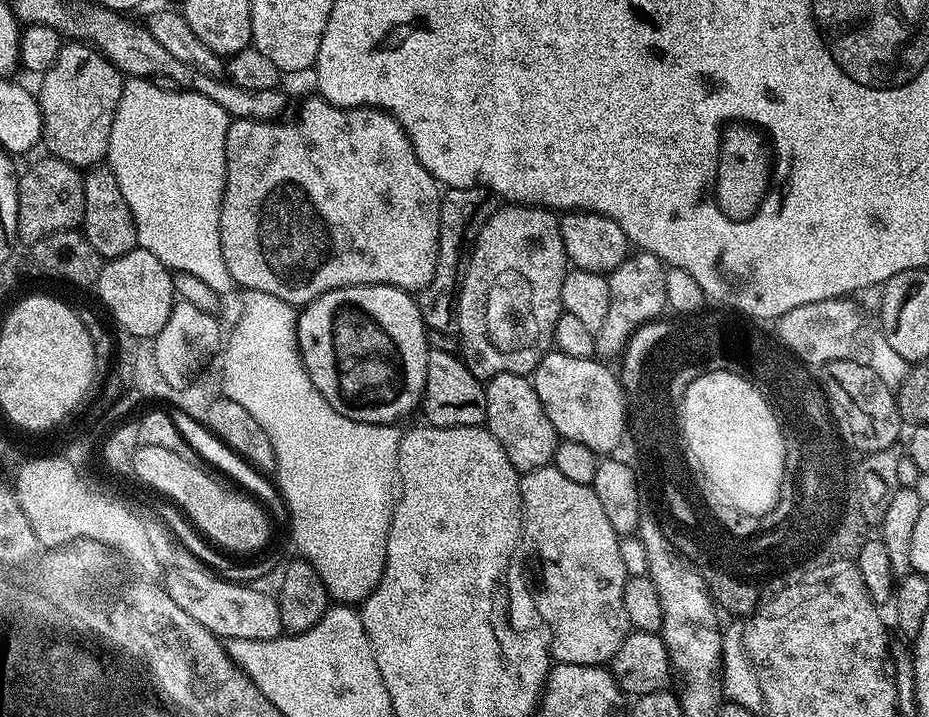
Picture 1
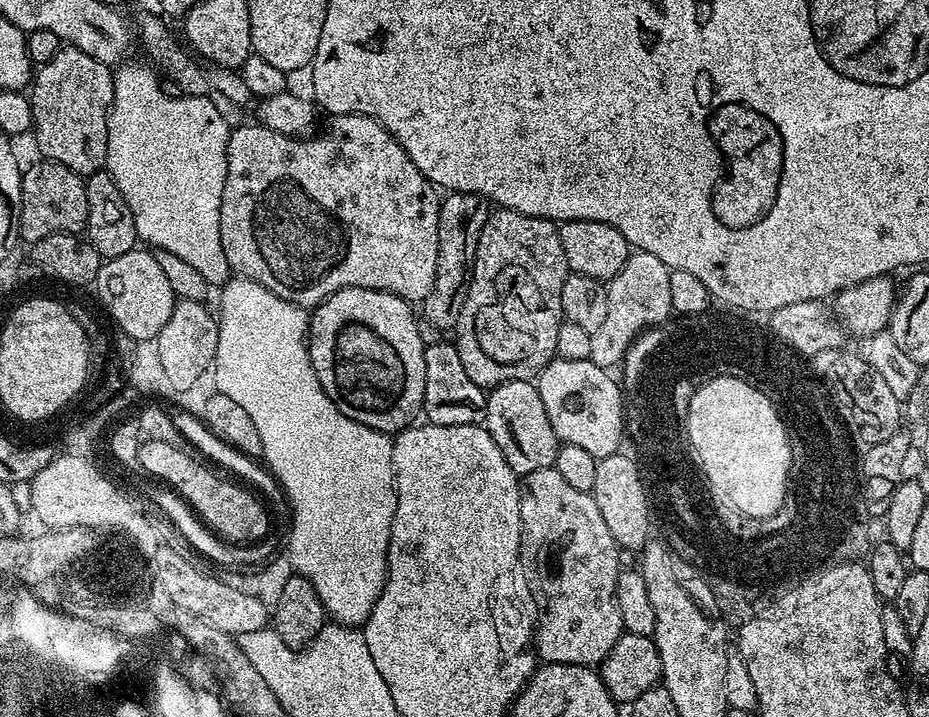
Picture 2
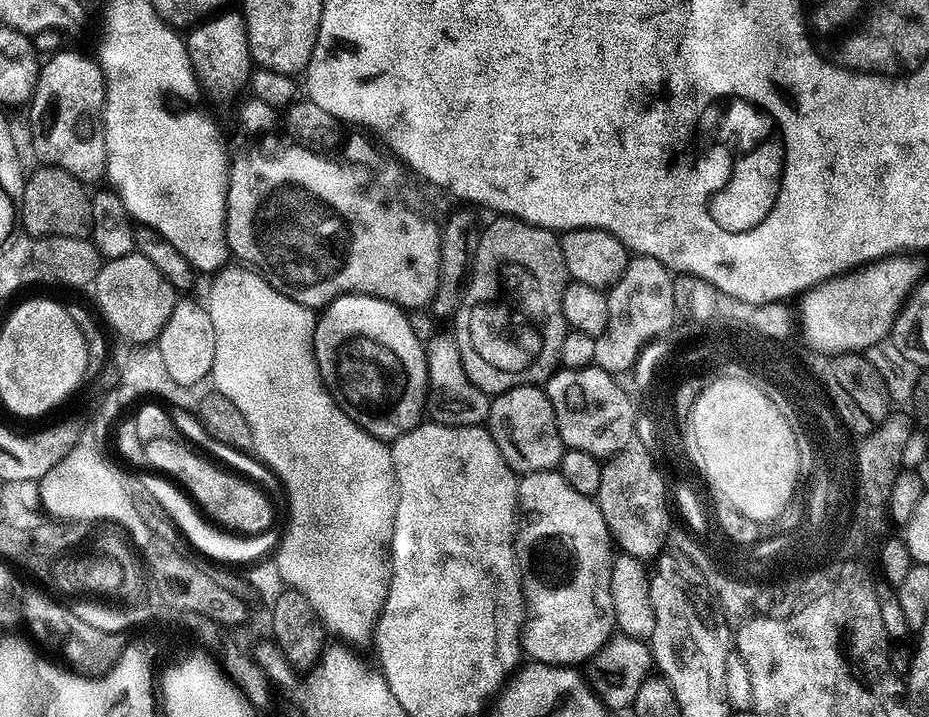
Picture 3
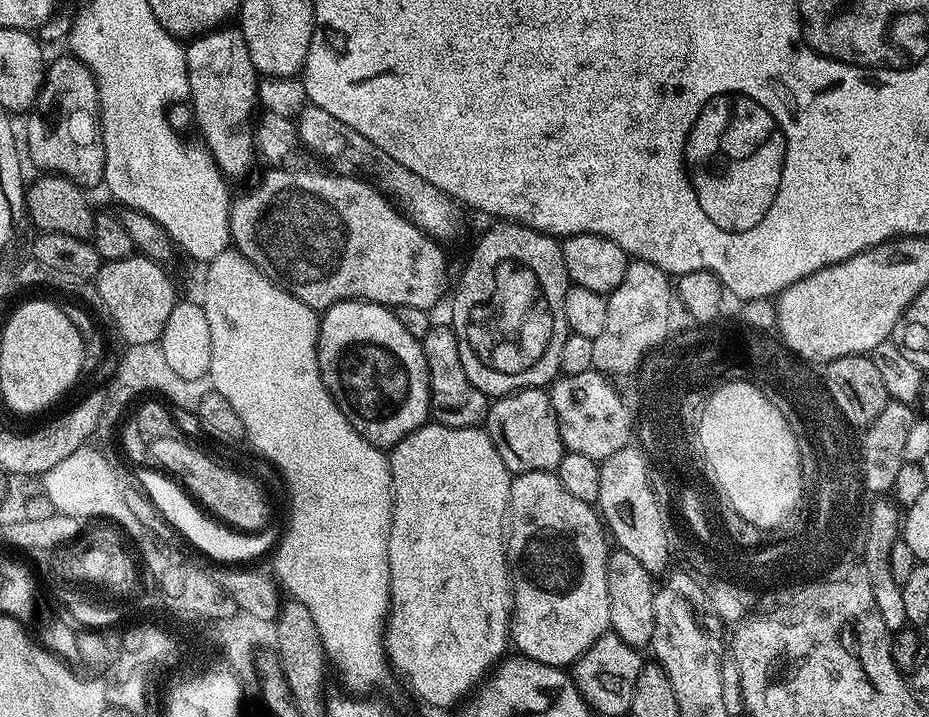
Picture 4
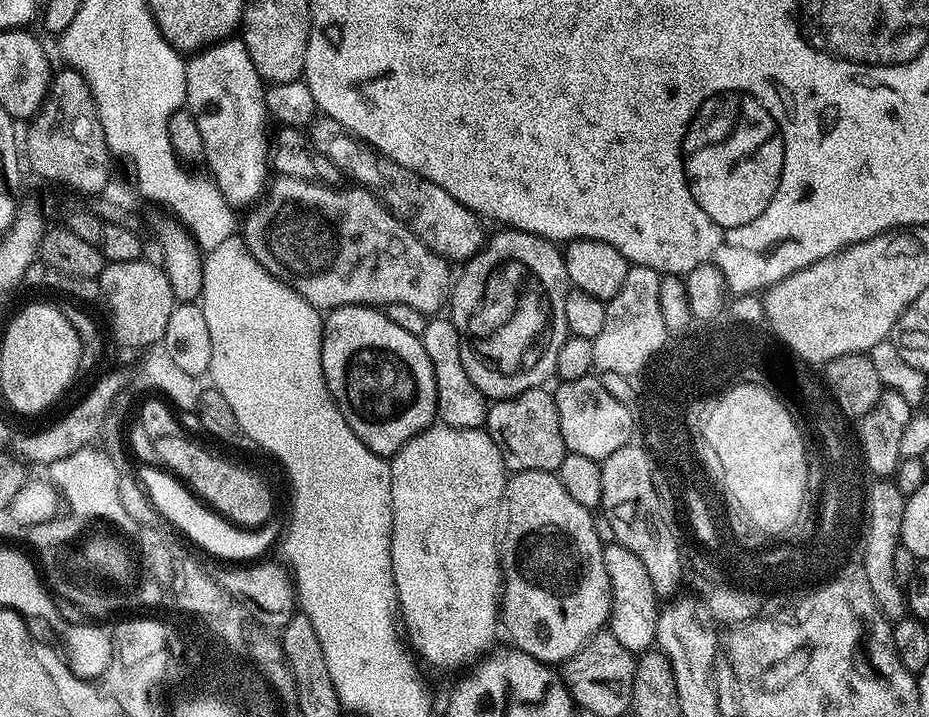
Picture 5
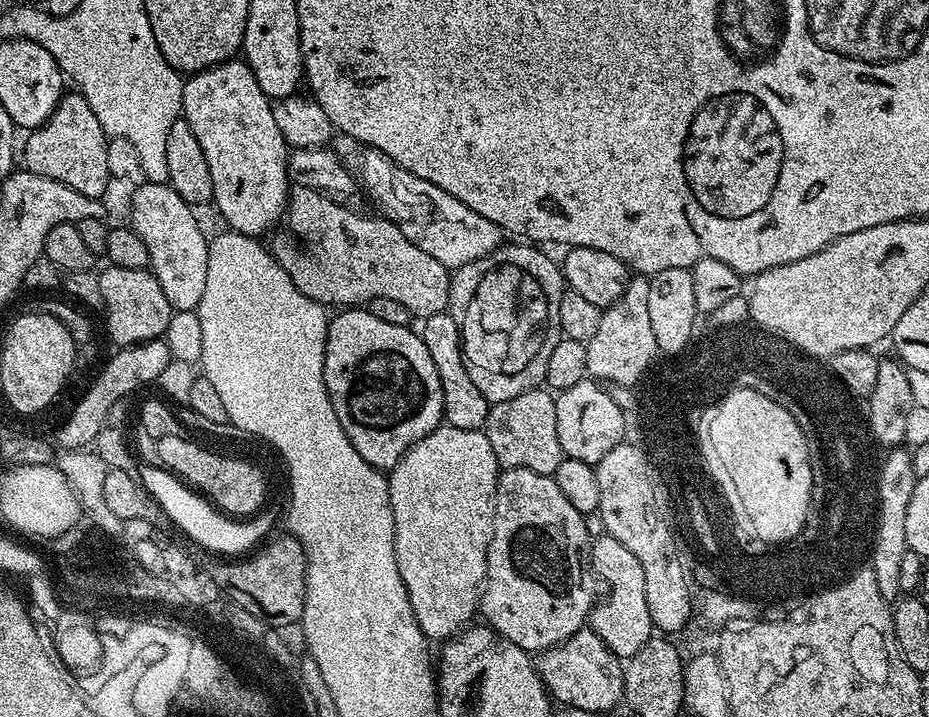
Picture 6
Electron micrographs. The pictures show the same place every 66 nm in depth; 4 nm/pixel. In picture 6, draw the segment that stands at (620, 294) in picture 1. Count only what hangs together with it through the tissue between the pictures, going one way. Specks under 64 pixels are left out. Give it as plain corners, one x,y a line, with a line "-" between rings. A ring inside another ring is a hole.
643,274
633,275
622,298
603,309
602,326
587,342
586,366
591,379
608,386
617,380
638,381
652,366
652,358
658,354
658,328
650,322
648,282
649,277

